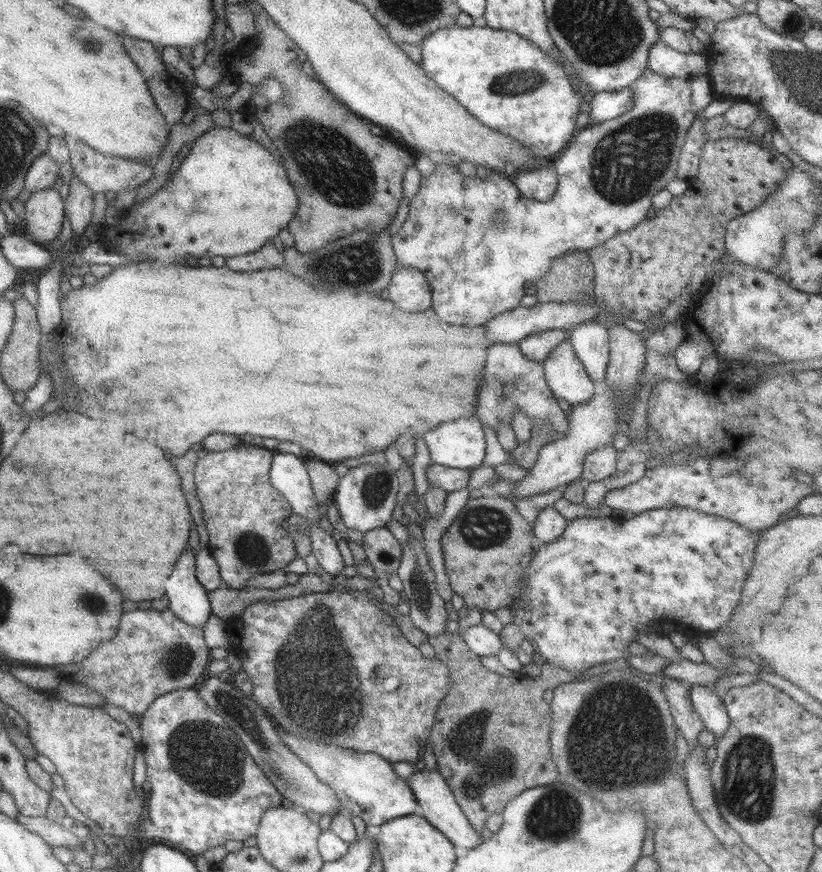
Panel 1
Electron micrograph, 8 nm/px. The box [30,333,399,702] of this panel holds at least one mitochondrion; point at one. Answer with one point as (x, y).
(376, 487)

